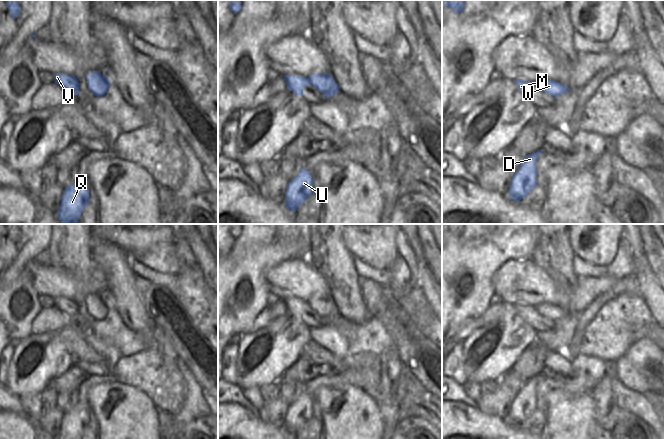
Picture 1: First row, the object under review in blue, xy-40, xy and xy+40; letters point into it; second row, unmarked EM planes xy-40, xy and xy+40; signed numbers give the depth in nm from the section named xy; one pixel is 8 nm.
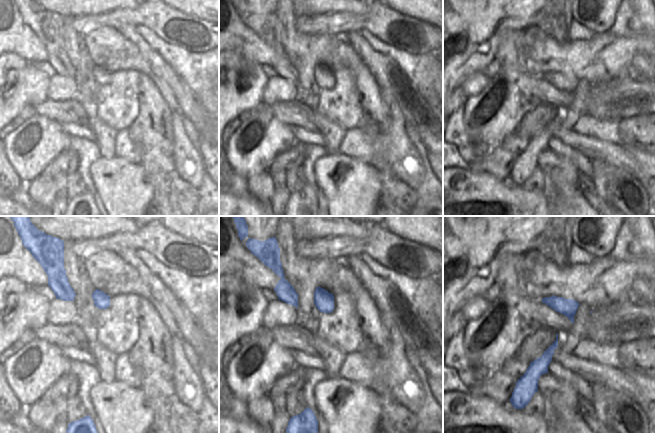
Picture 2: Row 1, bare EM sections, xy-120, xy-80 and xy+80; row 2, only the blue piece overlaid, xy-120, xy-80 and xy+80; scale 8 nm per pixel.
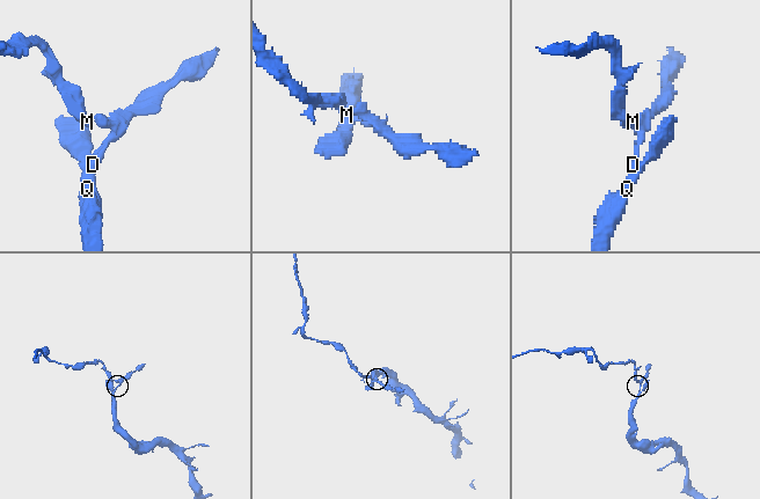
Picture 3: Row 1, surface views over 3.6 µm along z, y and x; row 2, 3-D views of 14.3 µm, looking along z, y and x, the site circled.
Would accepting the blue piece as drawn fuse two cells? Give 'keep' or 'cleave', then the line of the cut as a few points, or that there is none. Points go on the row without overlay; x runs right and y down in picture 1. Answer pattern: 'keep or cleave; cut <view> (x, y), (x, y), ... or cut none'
cleave; cut xy (308, 302), (312, 308)

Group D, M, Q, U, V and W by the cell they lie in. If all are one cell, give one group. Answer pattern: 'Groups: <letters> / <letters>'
Groups: D Q U W / M V

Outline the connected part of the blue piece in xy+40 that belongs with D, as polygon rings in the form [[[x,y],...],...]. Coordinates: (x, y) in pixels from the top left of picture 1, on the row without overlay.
[[[541,373],[536,377],[527,379],[521,390],[515,396],[508,417],[514,425],[523,423],[537,409],[537,392],[535,388],[542,376],[543,374]]]

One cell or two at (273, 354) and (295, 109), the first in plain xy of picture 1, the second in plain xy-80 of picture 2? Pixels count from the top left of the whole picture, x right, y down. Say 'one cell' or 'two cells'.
two cells

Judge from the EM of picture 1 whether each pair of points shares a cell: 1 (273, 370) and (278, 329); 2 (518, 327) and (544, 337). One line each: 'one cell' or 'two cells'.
1: one cell
2: two cells

